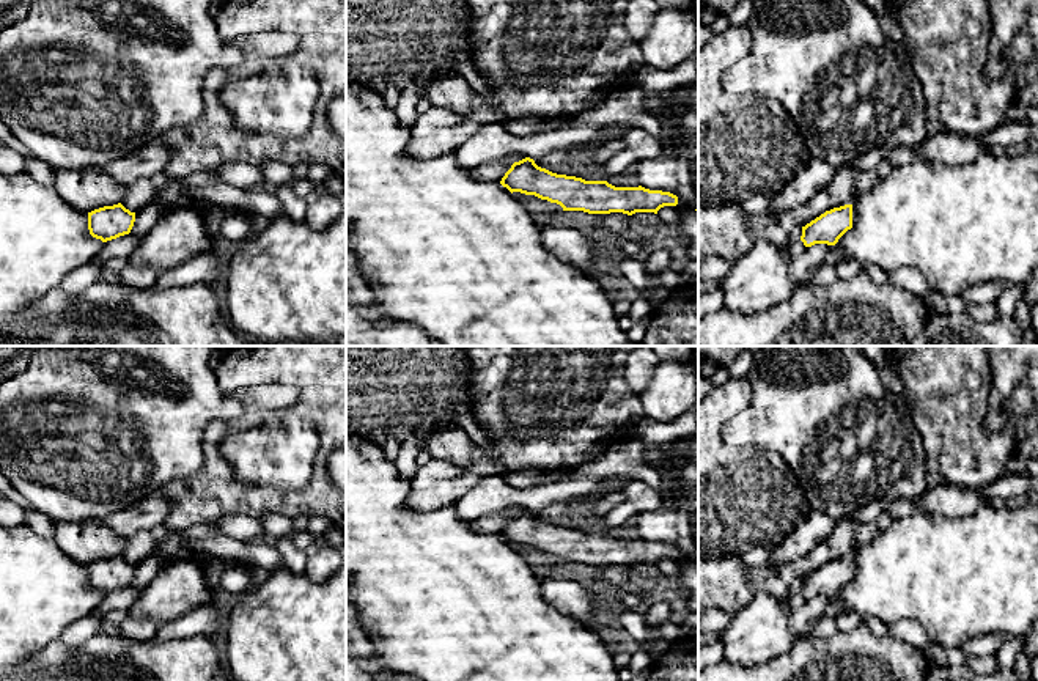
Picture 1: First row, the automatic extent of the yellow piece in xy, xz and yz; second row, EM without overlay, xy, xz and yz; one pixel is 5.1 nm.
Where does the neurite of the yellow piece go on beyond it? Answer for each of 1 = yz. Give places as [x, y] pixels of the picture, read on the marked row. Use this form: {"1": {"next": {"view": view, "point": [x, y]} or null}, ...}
{"1": {"next": null}}

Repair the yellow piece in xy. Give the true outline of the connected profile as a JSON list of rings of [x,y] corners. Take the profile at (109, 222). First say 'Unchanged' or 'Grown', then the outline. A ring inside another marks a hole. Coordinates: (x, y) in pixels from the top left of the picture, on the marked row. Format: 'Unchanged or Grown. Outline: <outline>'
Unchanged. Outline: [[[121,203],[88,212],[90,234],[102,242],[129,234],[134,222],[135,212],[131,212]]]

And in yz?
Unchanged. Outline: [[[845,204],[826,211],[805,226],[802,226],[801,241],[805,247],[815,244],[835,245],[838,239],[852,228],[852,204]]]

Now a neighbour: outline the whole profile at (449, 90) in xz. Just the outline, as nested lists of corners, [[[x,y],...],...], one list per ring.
[[[456,71],[436,75],[428,88],[426,98],[432,107],[445,107],[456,113],[469,113],[475,105],[477,93]]]

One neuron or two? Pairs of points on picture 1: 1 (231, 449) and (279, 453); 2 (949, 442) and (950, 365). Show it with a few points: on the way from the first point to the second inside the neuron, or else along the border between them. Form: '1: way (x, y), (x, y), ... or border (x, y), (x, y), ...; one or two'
1: way (242, 450), (247, 453), (268, 453); one
2: way (949, 423), (949, 384); one

